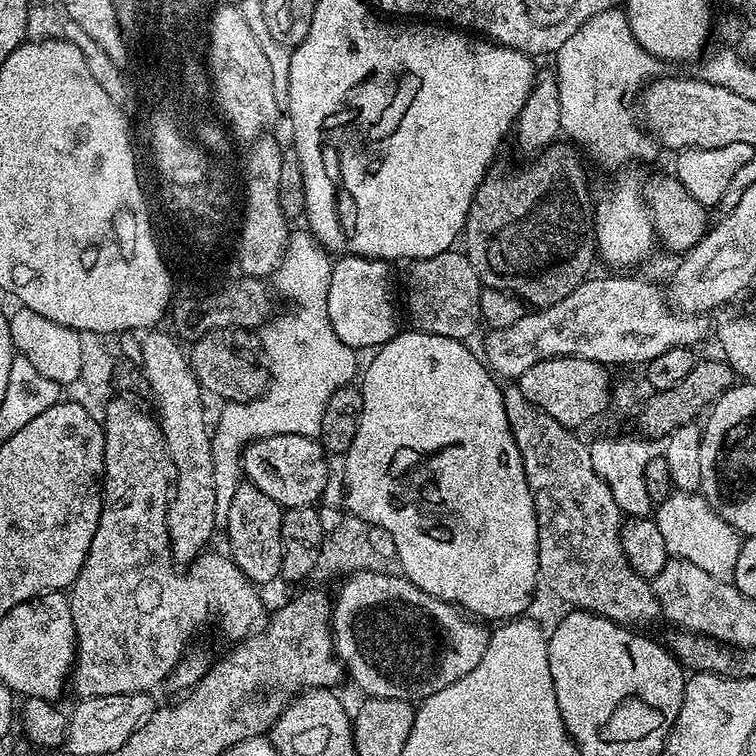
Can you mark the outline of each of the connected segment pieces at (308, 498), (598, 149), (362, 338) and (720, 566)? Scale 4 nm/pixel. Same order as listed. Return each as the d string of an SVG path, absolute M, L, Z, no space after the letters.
M296 434L272 435L253 440L242 453L245 479L273 498L283 509L313 507L322 497L329 473L327 453L313 437Z
M613 6L584 22L554 53L554 59L561 131L566 136L582 145L606 170L616 170L632 160L655 158L659 147L641 123L629 116L626 97L654 80L662 64L633 38L623 9Z
M340 256L332 265L330 274L330 290L326 294L326 310L330 314L330 326L334 326L334 334L355 350L369 348L375 350L380 345L390 342L396 337L396 292L392 289L392 272L389 261L371 260L368 256Z
M673 491L671 496L659 501L654 512L658 530L662 530L662 539L666 542L669 557L686 562L706 570L714 578L723 580L731 577L736 570L742 537L713 510L703 495L694 492Z

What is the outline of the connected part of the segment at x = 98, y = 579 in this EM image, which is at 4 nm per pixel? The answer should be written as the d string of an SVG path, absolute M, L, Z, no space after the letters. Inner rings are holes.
M112 398L108 402L104 425L104 475L102 477L102 503L100 506L100 521L94 530L94 538L90 542L90 550L78 578L72 584L67 593L70 602L70 614L74 618L74 630L76 631L76 662L72 665L70 677L71 687L76 687L77 697L80 700L89 700L99 696L110 694L134 694L135 692L151 693L165 683L171 675L176 664L186 652L186 646L191 645L192 635L196 628L200 628L207 622L208 616L220 623L220 628L229 636L229 641L239 642L246 636L251 636L254 629L265 619L264 604L260 601L257 585L248 580L242 574L242 570L232 561L231 555L223 551L212 552L205 550L187 565L183 570L178 567L177 561L172 558L172 539L168 537L168 501L174 487L174 469L172 460L168 456L168 447L164 445L164 435L160 429L157 417L148 412L143 412L132 400L117 400Z

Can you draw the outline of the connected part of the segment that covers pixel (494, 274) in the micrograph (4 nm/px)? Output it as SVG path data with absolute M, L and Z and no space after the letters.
M562 142L535 157L525 168L517 172L504 172L501 176L489 174L476 187L468 217L462 233L462 252L474 270L480 275L480 283L486 288L497 288L523 300L533 309L548 308L554 302L562 302L583 280L589 279L594 260L594 236L590 231L594 216L586 212L588 176L576 156Z

